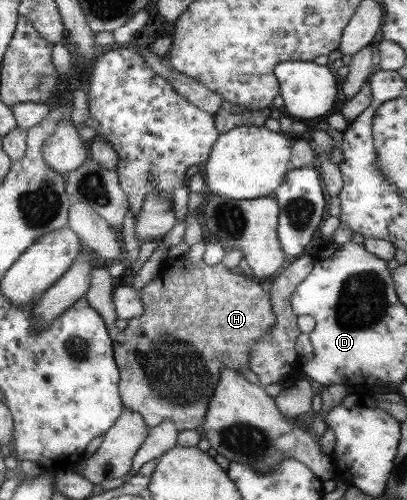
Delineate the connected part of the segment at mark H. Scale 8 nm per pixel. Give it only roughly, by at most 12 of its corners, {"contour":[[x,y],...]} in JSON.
{"contour":[[167,259],[113,334],[125,409],[198,429],[271,293]]}

